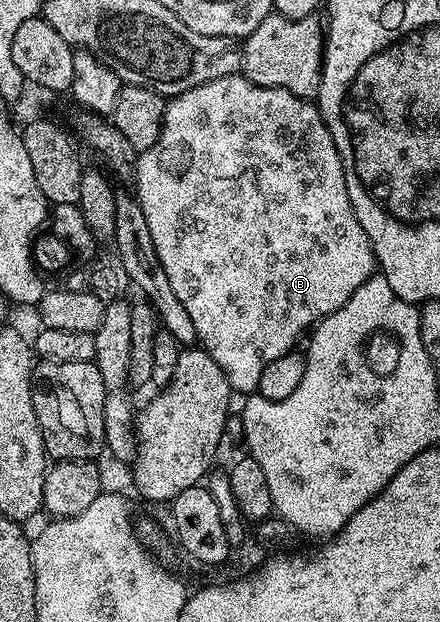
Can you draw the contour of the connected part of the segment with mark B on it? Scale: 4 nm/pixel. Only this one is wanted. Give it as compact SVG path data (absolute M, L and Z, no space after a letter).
M235 73L173 96L162 114L162 128L157 141L137 156L132 187L140 209L144 209L148 230L152 233L152 245L156 245L156 257L160 257L160 265L164 265L164 273L168 273L168 282L176 297L180 297L180 305L188 309L192 325L196 325L202 350L208 352L220 369L224 369L231 392L257 392L266 375L266 367L284 358L297 345L302 331L304 335L324 317L336 313L336 309L340 309L340 305L344 305L344 301L348 301L348 297L352 297L364 281L376 274L378 259L374 256L372 241L368 241L368 233L364 233L360 221L356 221L354 206L348 197L348 185L344 181L344 165L332 141L332 133L328 133L324 125L317 102L293 95L288 89L261 87L245 75Z

